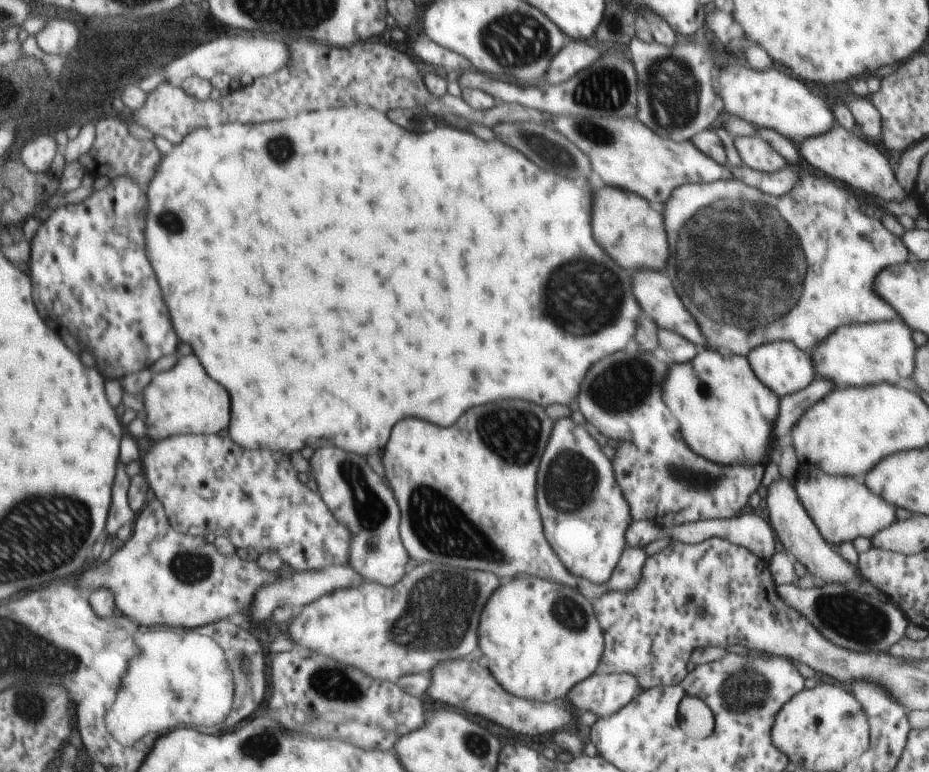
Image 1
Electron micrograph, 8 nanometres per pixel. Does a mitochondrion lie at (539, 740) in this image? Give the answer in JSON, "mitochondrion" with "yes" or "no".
{"mitochondrion":"no"}

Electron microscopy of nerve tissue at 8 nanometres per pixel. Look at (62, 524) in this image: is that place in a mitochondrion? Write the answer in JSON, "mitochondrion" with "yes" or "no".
{"mitochondrion":"yes"}

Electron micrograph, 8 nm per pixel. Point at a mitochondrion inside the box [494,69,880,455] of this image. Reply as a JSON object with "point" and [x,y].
{"point":[719,235]}

